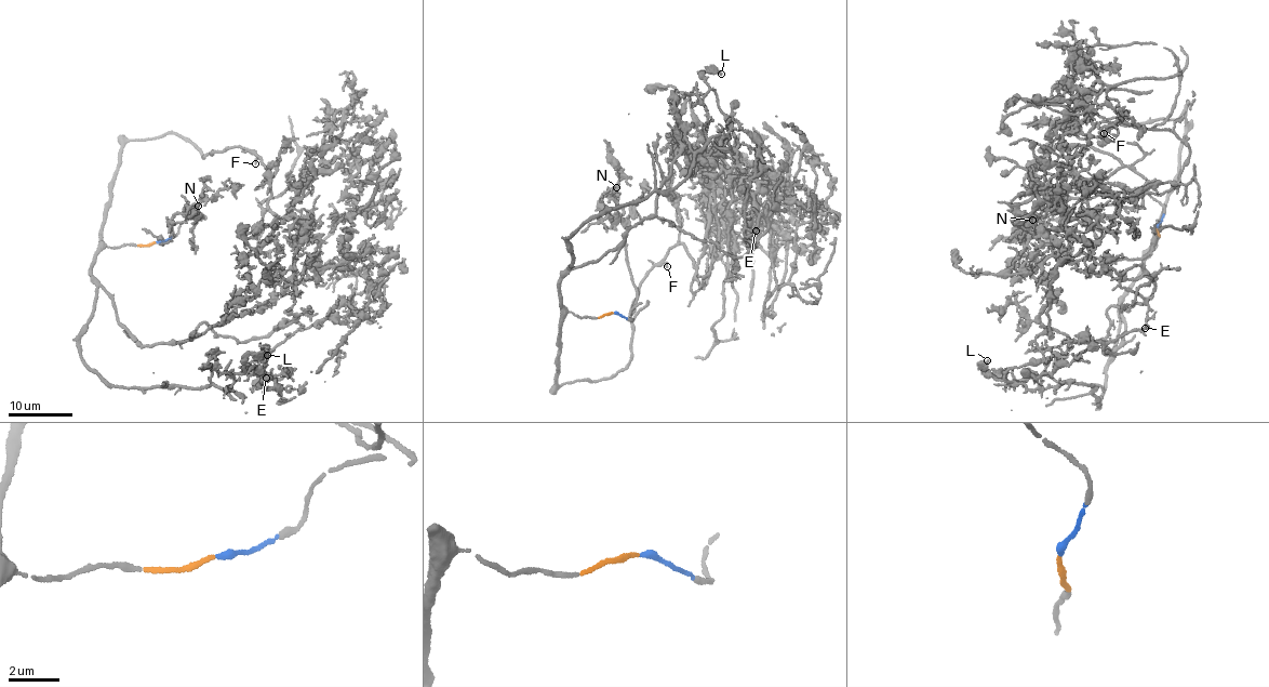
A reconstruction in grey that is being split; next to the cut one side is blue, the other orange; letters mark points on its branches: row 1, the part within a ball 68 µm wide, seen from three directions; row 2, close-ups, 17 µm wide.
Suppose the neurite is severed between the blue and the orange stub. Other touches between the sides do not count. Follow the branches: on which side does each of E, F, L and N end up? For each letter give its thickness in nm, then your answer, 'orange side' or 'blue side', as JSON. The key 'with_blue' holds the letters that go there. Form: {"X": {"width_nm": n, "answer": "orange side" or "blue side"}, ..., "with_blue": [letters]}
{"E": {"width_nm": 160, "answer": "orange side"}, "F": {"width_nm": 110, "answer": "orange side"}, "L": {"width_nm": 200, "answer": "orange side"}, "N": {"width_nm": 150, "answer": "blue side"}, "with_blue": ["N"]}

